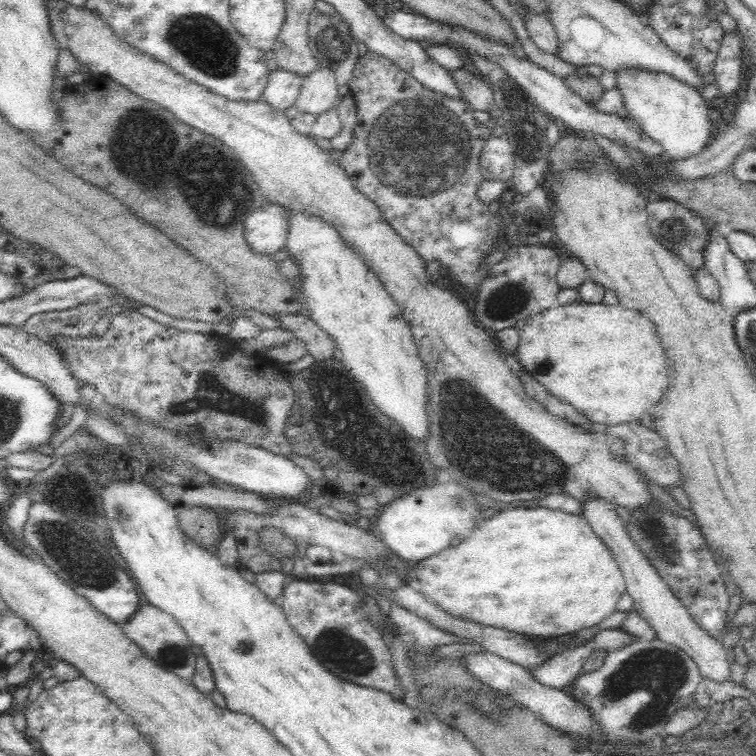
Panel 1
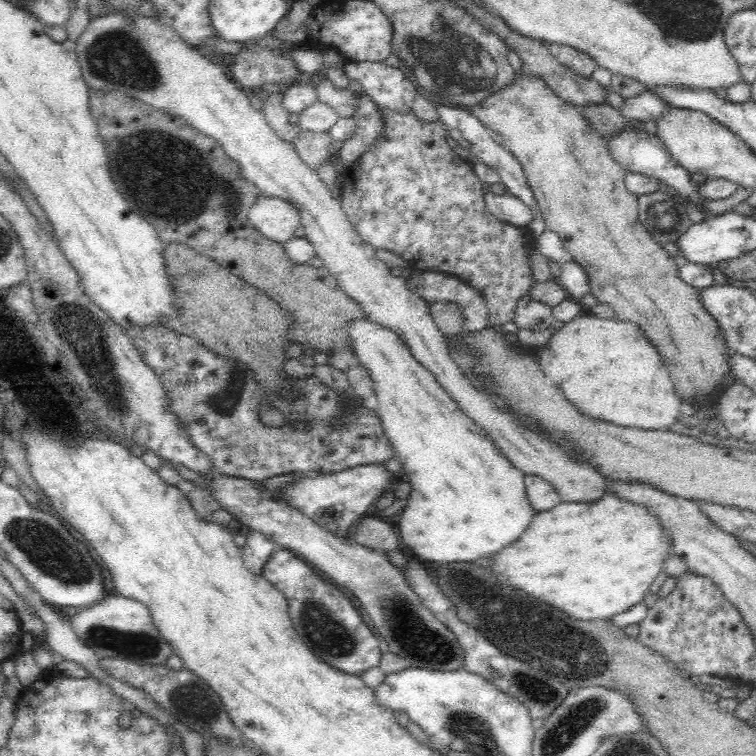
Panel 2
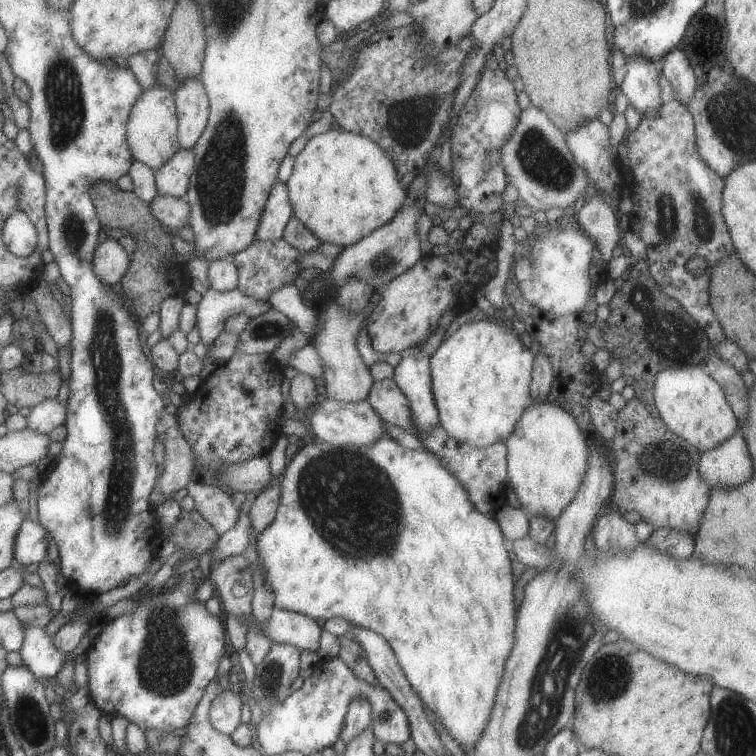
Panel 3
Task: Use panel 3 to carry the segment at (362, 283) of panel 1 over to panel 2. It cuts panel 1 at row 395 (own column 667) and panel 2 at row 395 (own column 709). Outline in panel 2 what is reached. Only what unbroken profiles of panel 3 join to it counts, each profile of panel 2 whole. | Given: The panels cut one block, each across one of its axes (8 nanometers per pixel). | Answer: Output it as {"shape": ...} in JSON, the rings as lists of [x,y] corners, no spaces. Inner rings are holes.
{"shape":[[[366,318],[350,322],[348,333],[353,341],[352,352],[368,368],[374,380],[376,412],[384,433],[394,447],[395,458],[403,463],[403,470],[412,483],[413,491],[407,507],[397,515],[399,523],[396,528],[408,548],[426,562],[472,562],[484,556],[496,556],[500,550],[520,540],[537,514],[526,495],[524,472],[510,462],[495,441],[490,440],[473,420],[459,411],[432,373],[412,357],[408,347],[393,332]]]}

